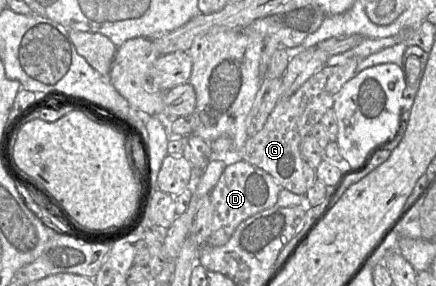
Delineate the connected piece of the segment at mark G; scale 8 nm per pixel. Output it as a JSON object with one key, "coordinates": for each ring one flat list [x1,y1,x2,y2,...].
{"coordinates":[[350,59,343,65,324,66,292,95,278,101,263,128,247,139,241,150,242,160,268,172,284,189,298,195,306,194,317,178,315,169,301,156,300,144,325,112,333,107,335,96,342,86,357,75,359,60]]}

